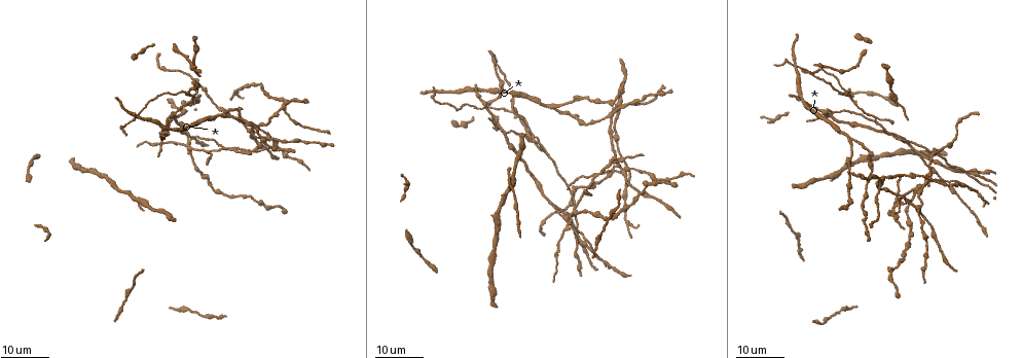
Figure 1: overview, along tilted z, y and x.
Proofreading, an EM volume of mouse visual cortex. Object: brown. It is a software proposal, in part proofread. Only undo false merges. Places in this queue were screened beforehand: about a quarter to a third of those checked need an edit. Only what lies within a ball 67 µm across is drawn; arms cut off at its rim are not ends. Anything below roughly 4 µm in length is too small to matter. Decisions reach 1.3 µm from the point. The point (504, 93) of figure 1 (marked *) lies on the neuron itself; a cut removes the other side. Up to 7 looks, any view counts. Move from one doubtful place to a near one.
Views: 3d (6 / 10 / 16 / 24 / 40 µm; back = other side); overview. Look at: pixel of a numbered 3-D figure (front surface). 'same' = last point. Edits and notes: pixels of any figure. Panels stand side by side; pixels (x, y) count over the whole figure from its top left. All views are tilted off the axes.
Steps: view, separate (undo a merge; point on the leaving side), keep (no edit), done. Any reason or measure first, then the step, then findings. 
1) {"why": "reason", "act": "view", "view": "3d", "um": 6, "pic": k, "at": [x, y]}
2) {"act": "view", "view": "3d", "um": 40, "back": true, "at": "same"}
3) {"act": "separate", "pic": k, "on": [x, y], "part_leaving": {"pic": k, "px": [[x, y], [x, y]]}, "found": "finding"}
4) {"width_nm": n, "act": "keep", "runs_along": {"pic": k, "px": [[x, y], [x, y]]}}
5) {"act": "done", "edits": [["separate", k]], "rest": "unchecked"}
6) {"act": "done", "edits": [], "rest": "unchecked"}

{"why": "three-way junction", "act": "view", "view": "3d", "um": 16, "pic": 1, "at": [879, 183]}

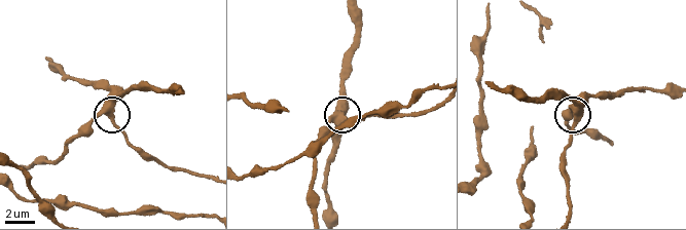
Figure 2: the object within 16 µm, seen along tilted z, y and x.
{"act": "view", "view": "3d", "um": 10, "pic": 2, "at": [110, 111]}

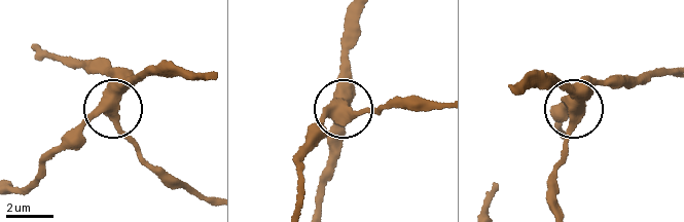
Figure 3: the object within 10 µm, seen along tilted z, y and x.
{"arms": 3, "act": "keep", "found": "one neuron here"}

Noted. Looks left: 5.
{"why": "four-way junction", "act": "view", "view": "3d", "um": 24, "pic": 1, "at": [830, 116]}

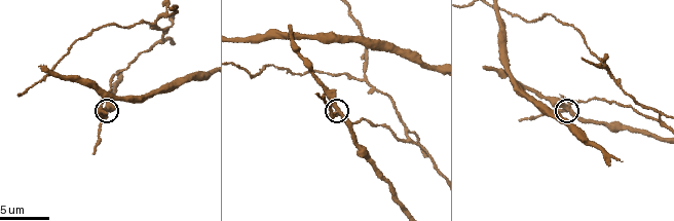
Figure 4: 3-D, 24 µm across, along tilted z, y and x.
{"why": "zoom in", "act": "view", "view": "3d", "um": 6, "pic": 4, "at": [336, 113]}

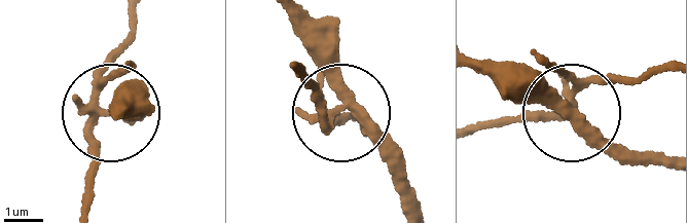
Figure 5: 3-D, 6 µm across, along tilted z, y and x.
{"act": "view", "view": "3d", "um": 6, "back": true, "pic": 5, "at": [340, 107]}

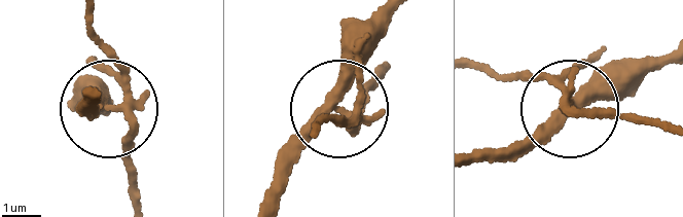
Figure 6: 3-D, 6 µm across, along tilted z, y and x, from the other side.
{"side_arm_um": 98, "act": "separate", "pic": 6, "on": [106, 65], "part_leaving": {"pic": 6, "px": [[131, 104], [91, 16]]}, "found": "a second neuron is stuck on"}

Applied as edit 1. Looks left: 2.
{"why": "sudden change in width", "act": "view", "view": "3d", "um": 24, "pic": 1, "at": [646, 184]}

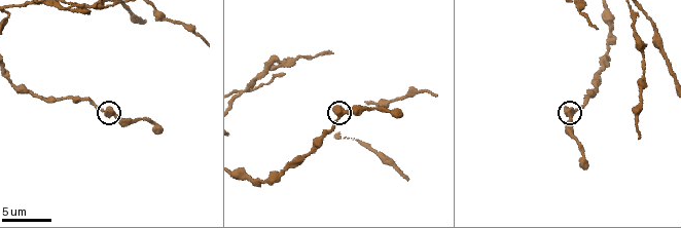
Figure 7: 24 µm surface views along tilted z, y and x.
{"act": "view", "view": "3d", "um": 10, "pic": 7, "at": [573, 111]}

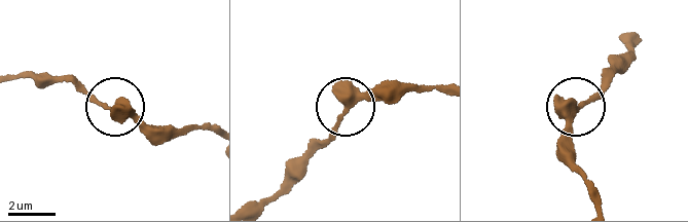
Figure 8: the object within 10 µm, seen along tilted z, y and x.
{"act": "keep", "runs_along": {"pic": 8, "px": [[267, 204], [308, 147], [345, 109], [392, 89]]}, "found": "all the same neuron"}

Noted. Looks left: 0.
{"act": "done", "edits": [["separate", 6]], "rest": "unchecked"}

